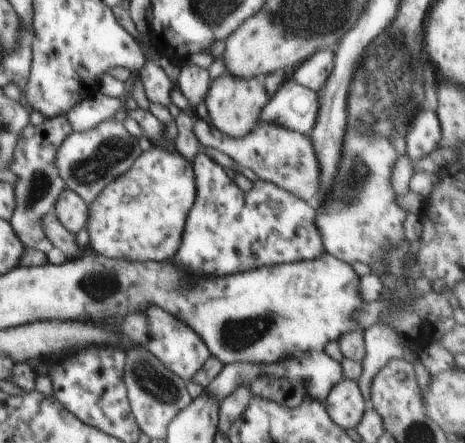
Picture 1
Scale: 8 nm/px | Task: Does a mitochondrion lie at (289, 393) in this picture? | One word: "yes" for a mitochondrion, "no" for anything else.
no

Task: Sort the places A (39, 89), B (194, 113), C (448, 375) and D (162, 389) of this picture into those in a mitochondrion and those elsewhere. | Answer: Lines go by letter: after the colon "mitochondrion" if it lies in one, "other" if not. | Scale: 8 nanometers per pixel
A: other
B: other
C: other
D: mitochondrion

